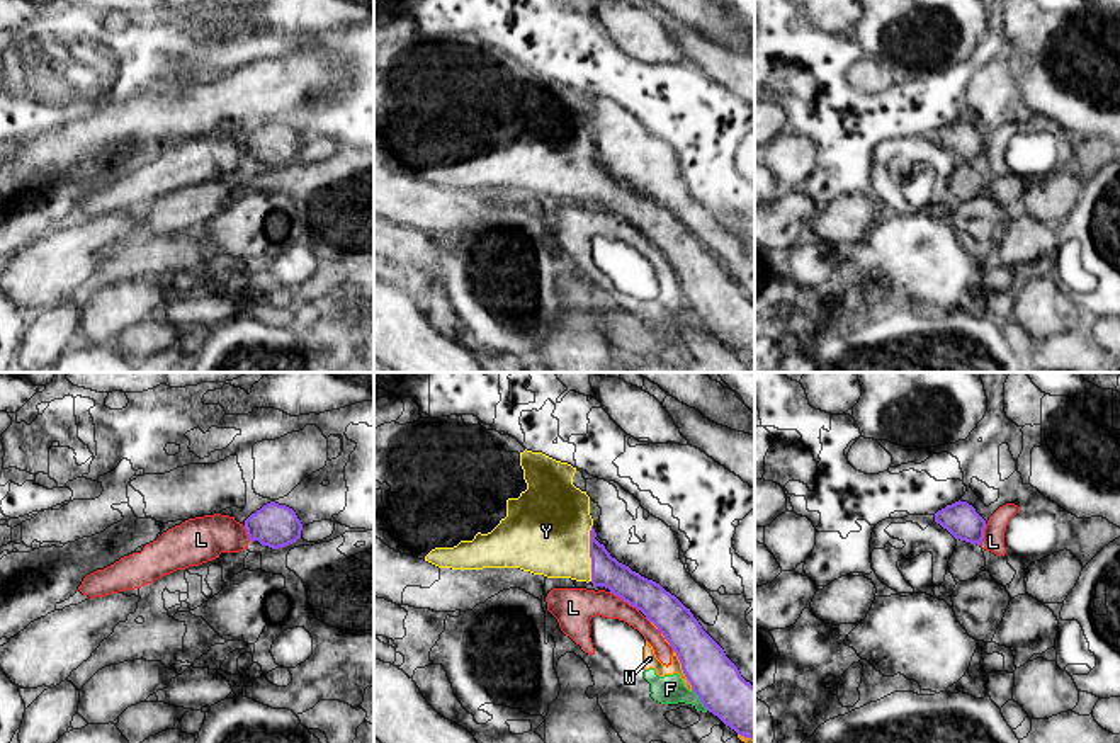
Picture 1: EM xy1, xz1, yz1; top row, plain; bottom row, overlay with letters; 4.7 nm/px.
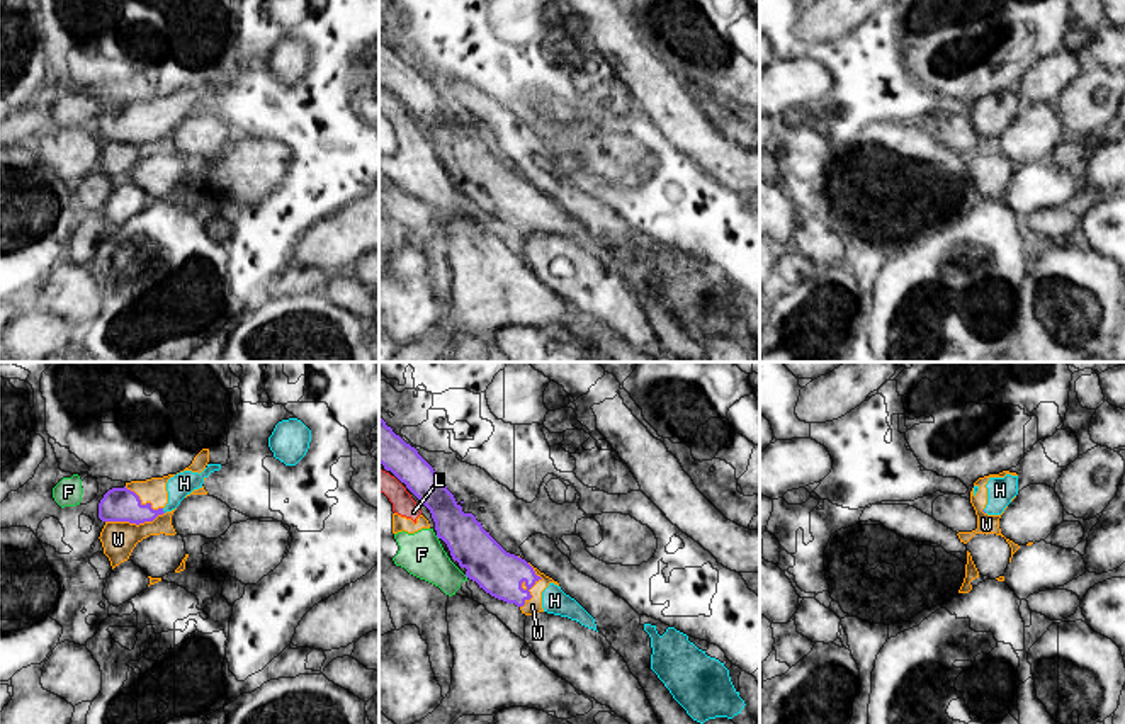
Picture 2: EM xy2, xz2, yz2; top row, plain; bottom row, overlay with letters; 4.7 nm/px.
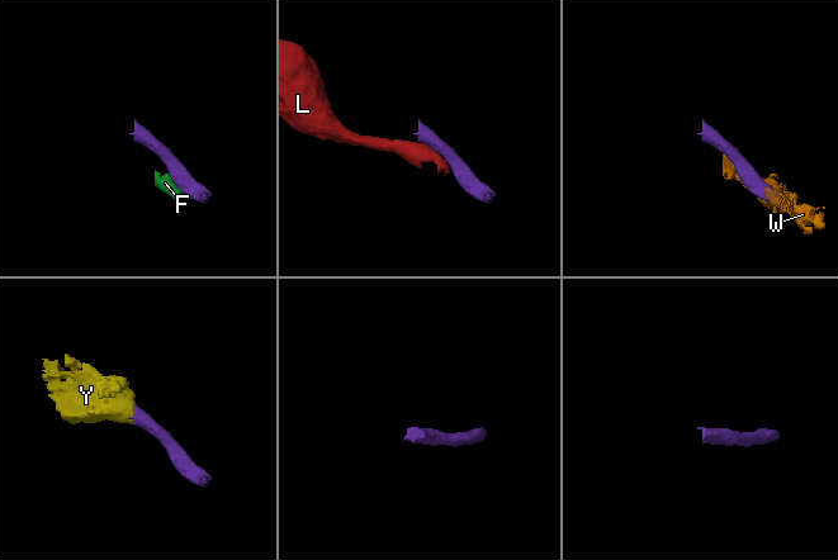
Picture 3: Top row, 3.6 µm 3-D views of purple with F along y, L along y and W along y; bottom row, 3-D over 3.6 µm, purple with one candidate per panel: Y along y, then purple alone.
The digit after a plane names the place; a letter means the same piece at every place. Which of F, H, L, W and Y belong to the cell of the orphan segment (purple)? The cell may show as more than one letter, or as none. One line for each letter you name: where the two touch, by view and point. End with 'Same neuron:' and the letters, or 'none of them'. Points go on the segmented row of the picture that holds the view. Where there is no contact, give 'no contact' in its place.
H: contact xy2 (162, 510)
Y: contact xz1 (590, 553)
Same neuron: H, Y

